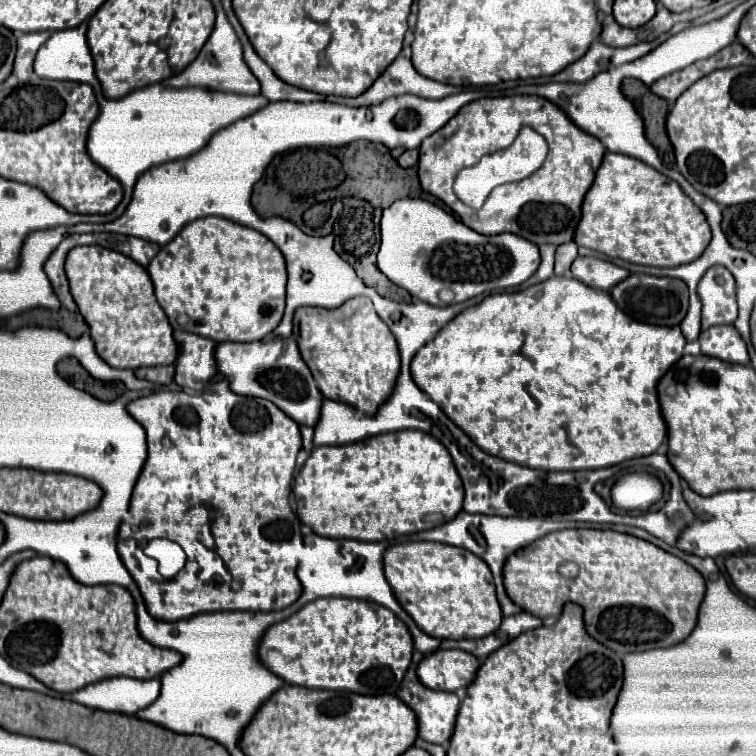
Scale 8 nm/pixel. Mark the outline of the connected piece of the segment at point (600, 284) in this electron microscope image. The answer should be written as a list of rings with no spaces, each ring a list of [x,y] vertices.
[[[577,257],[571,265],[571,273],[575,279],[579,279],[583,285],[609,291],[613,285],[623,281],[629,271],[623,267],[617,267],[609,261],[597,259],[597,257]]]

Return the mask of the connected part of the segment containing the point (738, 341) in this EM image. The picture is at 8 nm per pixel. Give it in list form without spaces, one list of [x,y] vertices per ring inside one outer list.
[[[719,325],[703,331],[699,335],[699,343],[701,343],[703,355],[717,357],[727,363],[749,365],[747,345],[733,325]]]

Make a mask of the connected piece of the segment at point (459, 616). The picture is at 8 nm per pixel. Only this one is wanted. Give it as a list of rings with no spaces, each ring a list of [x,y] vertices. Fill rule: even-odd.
[[[407,541],[395,543],[385,549],[383,555],[383,571],[387,583],[391,585],[399,605],[413,617],[417,627],[435,637],[435,639],[479,639],[483,635],[491,635],[497,631],[501,623],[501,607],[495,597],[495,585],[491,571],[483,559],[473,555],[471,551],[463,551],[453,545],[431,543],[431,541]]]

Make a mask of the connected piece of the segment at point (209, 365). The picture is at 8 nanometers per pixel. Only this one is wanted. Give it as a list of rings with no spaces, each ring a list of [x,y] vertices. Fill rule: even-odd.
[[[173,331],[173,337],[179,347],[175,383],[183,389],[201,391],[205,383],[217,373],[215,367],[215,343],[187,331]]]

